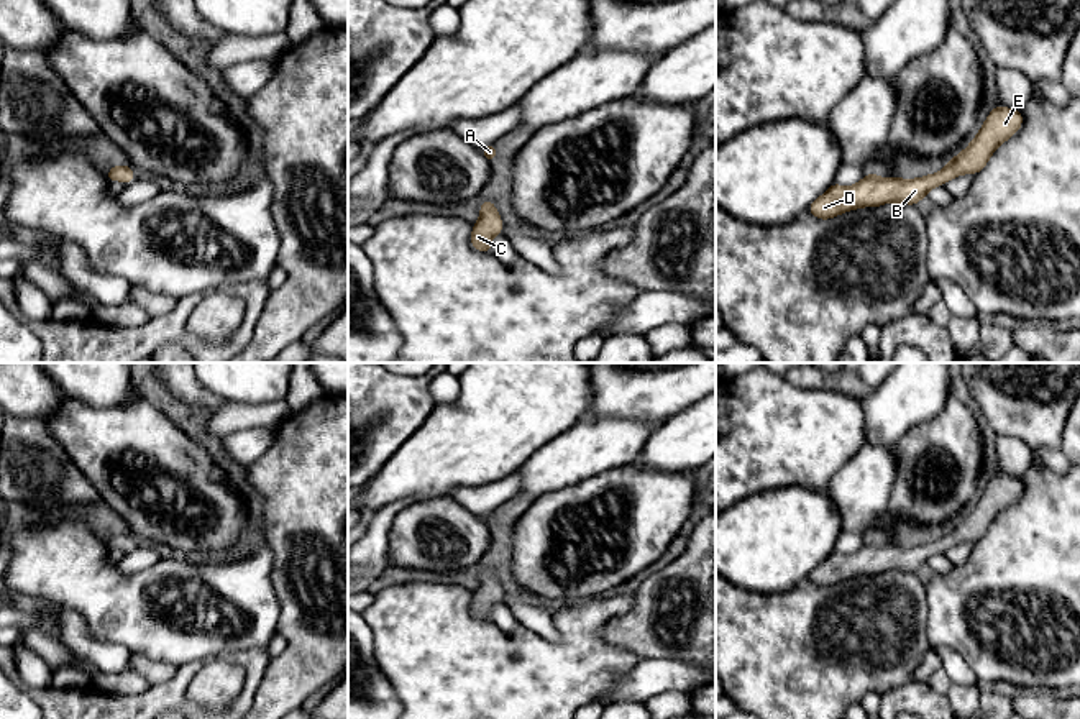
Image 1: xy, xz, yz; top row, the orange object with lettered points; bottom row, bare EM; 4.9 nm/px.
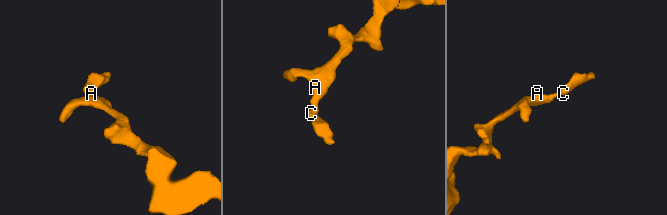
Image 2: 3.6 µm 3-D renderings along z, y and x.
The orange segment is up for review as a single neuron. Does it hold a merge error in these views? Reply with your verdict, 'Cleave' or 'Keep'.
Keep

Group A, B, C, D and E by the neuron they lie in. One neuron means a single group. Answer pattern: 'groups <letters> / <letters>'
groups A B C D E

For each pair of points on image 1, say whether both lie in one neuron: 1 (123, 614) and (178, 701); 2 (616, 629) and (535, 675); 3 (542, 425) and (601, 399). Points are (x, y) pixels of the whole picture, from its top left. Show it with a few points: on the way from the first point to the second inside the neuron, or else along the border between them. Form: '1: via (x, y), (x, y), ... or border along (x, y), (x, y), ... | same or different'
1: border along (212, 655), (202, 660), (184, 662), (176, 668) | different
2: border along (629, 608), (614, 616), (603, 634), (636, 655) | different
3: border along (590, 380), (591, 401), (583, 417) | different

